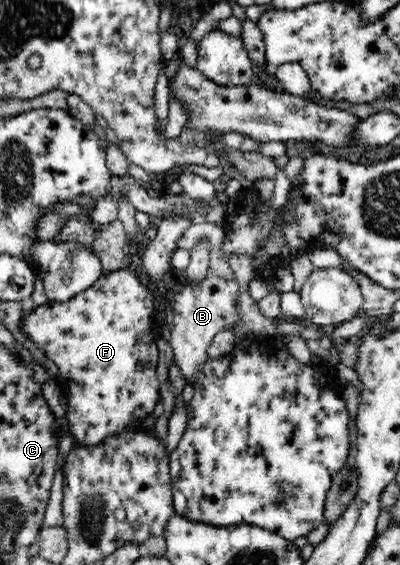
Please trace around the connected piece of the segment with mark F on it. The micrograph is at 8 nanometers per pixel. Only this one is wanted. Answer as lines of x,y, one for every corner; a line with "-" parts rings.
119,270
107,275
103,275
87,290
83,290
81,294
75,294
71,300
67,302
41,302
32,311
24,314
21,321
21,333
25,336
25,339
34,342
43,354
47,356
53,364
57,365
57,369
60,372
60,380
64,378
62,382
65,386
66,393
69,399
70,407
68,408
67,417
71,427
69,431
74,435
75,442
73,446
79,445
94,445
104,441
107,435
114,435
115,433
121,431
133,432
131,429
131,422
135,419
145,420
149,417
155,410
157,403
162,400
161,392
159,388
159,380
157,379
157,359
159,356
159,351
157,351
157,336
153,332
154,316
153,312
156,309
154,304
155,298
153,297
152,290
150,286
145,284
139,284
139,280
127,272
127,270

